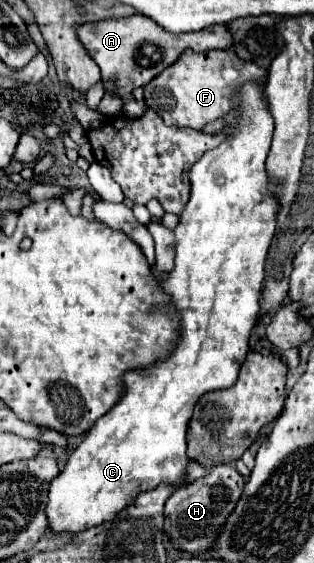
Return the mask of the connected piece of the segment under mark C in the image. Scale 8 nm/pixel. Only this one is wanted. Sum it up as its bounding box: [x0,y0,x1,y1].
[47,83,277,533]

